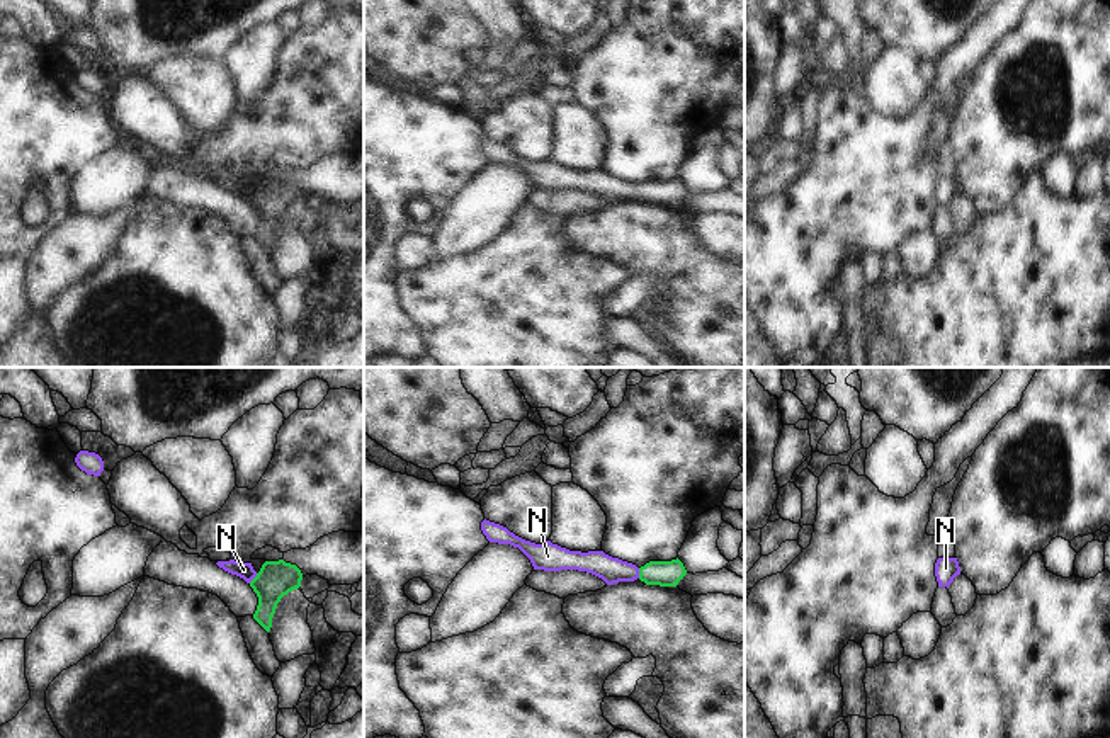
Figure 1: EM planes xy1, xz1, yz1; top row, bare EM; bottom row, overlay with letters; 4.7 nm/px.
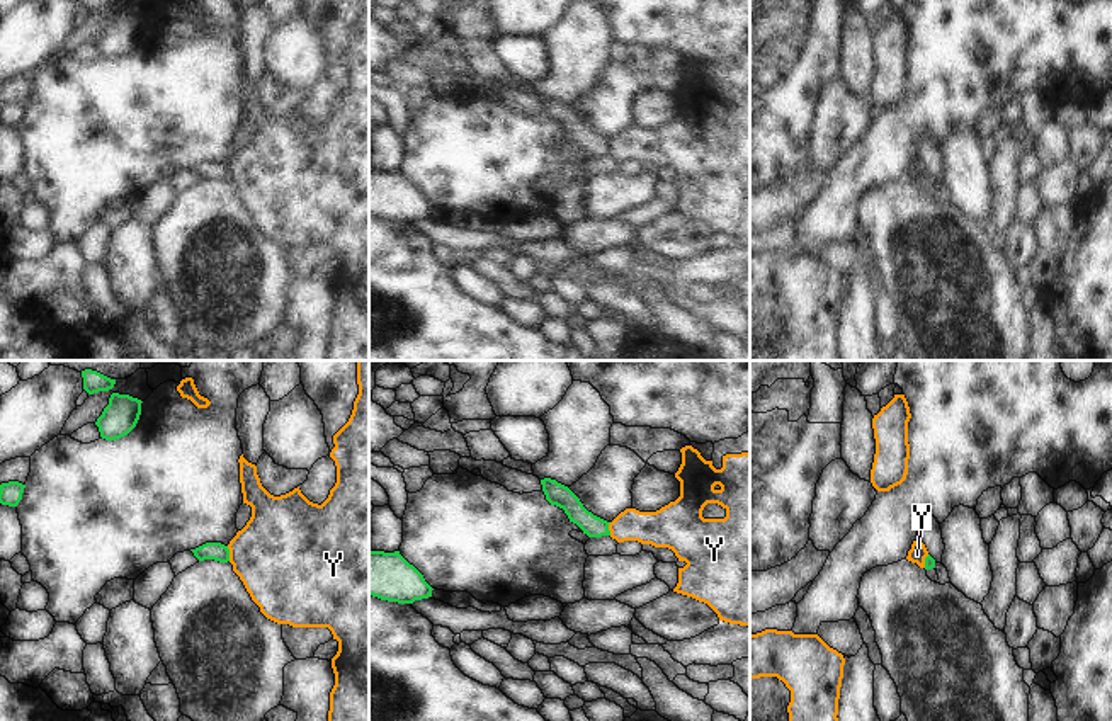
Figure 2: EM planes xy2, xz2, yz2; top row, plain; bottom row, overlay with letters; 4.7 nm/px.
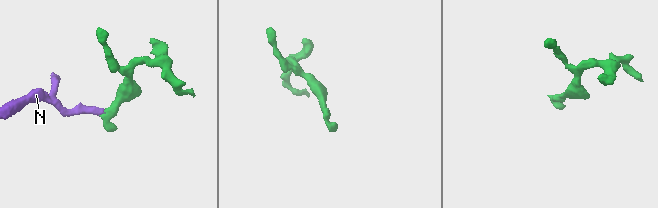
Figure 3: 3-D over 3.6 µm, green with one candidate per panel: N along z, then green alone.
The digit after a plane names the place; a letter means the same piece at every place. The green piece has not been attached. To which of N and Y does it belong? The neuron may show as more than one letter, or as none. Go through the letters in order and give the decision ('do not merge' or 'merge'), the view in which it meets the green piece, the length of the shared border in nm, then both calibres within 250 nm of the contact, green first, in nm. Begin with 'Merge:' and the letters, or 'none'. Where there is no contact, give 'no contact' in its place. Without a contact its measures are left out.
Merge: N
N: merge; contact in xy1; length 60 nm; calibres 180 and 80 nm
Y: do not merge; contact in xy2; length 70 nm; calibres 90 and 440 nm

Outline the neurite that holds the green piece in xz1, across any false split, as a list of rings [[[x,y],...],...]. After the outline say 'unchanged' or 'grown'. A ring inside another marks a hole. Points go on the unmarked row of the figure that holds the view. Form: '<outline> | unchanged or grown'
[[[486,138],[481,141],[481,150],[490,162],[518,167],[530,179],[534,189],[586,190],[602,197],[607,204],[634,201],[639,197],[646,204],[677,206],[678,201],[687,194],[687,189],[678,177],[671,180],[649,180],[637,187],[636,184],[612,177],[603,170],[569,170],[552,163],[551,160],[535,163]]] | grown

